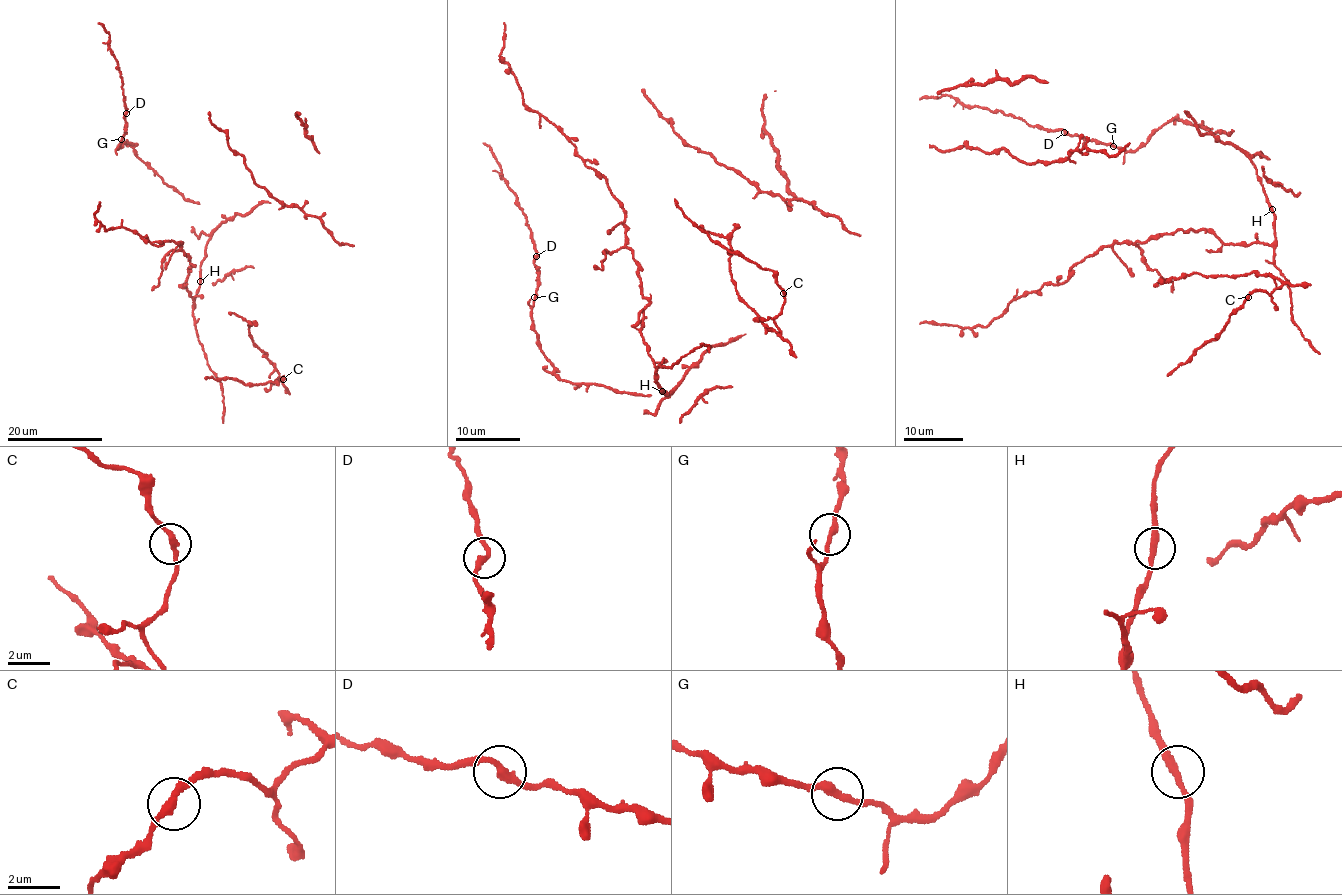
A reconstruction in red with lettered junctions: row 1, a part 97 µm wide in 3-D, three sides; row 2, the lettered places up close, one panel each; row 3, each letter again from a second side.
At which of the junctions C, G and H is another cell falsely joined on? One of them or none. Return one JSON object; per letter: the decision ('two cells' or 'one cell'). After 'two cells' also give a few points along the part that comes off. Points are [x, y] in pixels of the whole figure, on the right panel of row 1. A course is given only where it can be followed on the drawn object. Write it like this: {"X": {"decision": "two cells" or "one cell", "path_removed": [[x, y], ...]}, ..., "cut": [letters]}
{"C": {"decision": "one cell"}, "G": {"decision": "one cell"}, "H": {"decision": "one cell"}, "cut": []}

